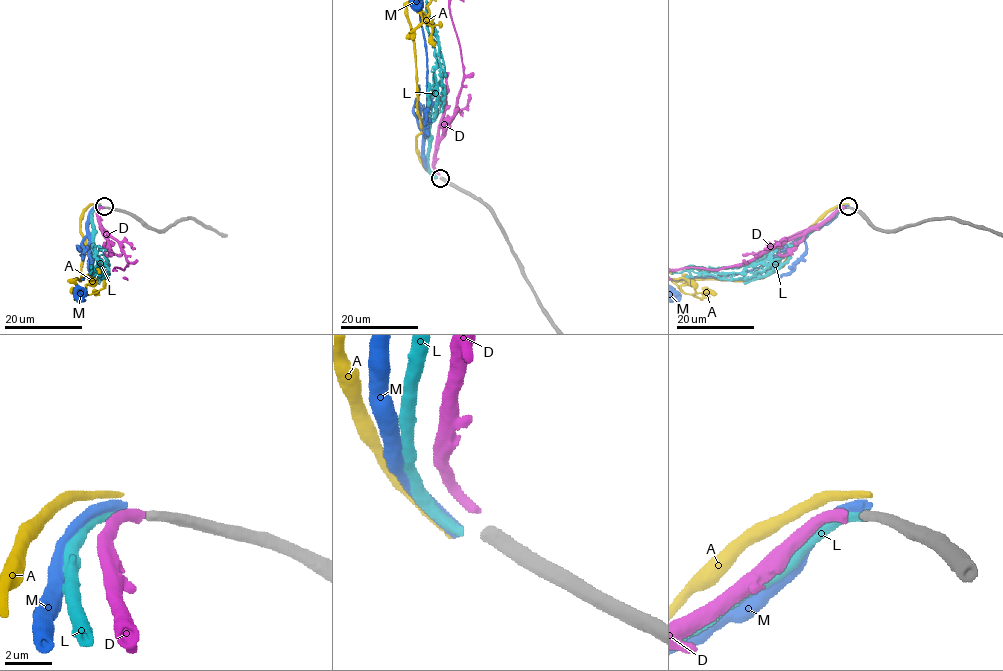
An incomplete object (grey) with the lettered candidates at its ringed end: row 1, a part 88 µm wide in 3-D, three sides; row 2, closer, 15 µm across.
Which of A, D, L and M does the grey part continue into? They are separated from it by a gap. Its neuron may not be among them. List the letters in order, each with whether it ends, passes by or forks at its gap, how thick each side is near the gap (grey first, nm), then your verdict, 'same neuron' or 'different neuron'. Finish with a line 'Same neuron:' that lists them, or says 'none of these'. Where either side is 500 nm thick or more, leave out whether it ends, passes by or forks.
A: it ends; calibres 480 and 280 nm; different neuron
D: it ends; calibres 480 and 400 nm; different neuron
L: it ends; calibres 480 and 440 nm; different neuron
M: it ends; calibres 480 and 480 nm; same neuron
Same neuron: M

